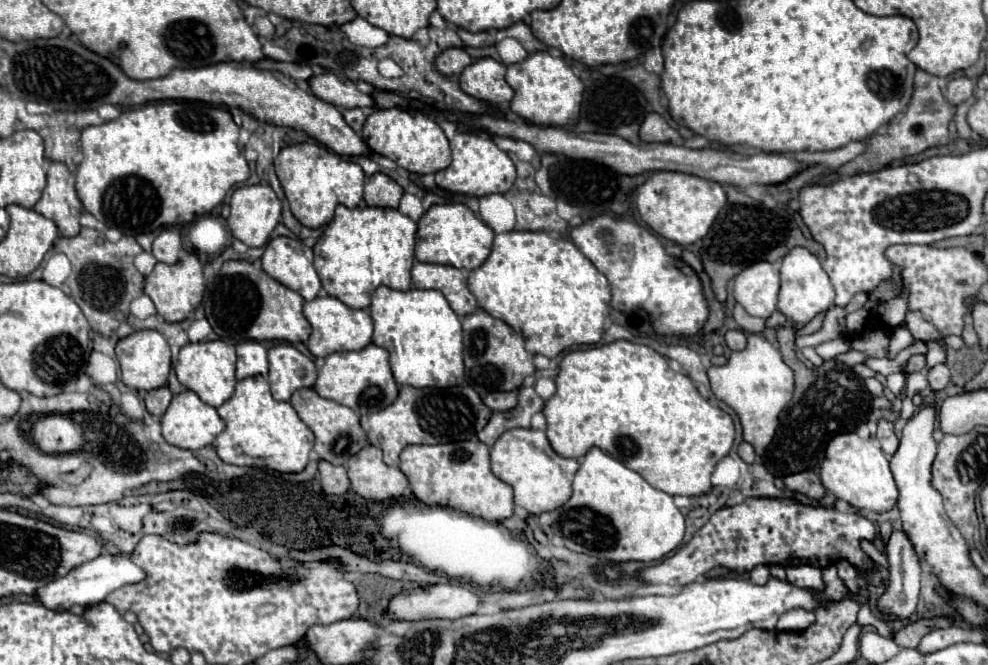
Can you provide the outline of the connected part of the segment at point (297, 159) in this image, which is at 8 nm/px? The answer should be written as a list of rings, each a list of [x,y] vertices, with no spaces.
[[[300,143],[284,147],[274,159],[274,167],[290,203],[292,215],[304,227],[318,229],[332,221],[334,209],[338,205],[354,209],[362,201],[362,191],[366,183],[362,167],[352,161],[344,161],[340,155],[328,151],[328,147],[320,143]]]

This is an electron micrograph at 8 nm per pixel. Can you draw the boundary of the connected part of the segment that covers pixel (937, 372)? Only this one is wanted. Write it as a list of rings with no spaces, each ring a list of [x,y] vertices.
[[[934,365],[932,369],[928,369],[928,383],[930,383],[930,389],[934,391],[934,393],[938,393],[938,391],[942,391],[942,389],[946,389],[946,385],[948,385],[948,381],[950,381],[950,371],[948,371],[948,367],[946,365]]]

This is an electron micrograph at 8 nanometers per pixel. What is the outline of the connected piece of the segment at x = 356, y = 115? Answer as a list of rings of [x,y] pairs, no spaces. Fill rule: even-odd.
[[[344,109],[342,115],[344,115],[346,123],[348,123],[356,133],[360,133],[360,129],[362,129],[362,125],[364,125],[364,121],[366,121],[364,111],[362,111],[362,109]]]

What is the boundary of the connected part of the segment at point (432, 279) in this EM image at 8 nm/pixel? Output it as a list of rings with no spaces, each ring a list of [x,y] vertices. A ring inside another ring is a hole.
[[[414,263],[412,267],[412,287],[414,289],[438,289],[448,299],[452,311],[458,317],[466,317],[478,311],[476,297],[466,285],[464,271],[452,265],[434,263]]]

